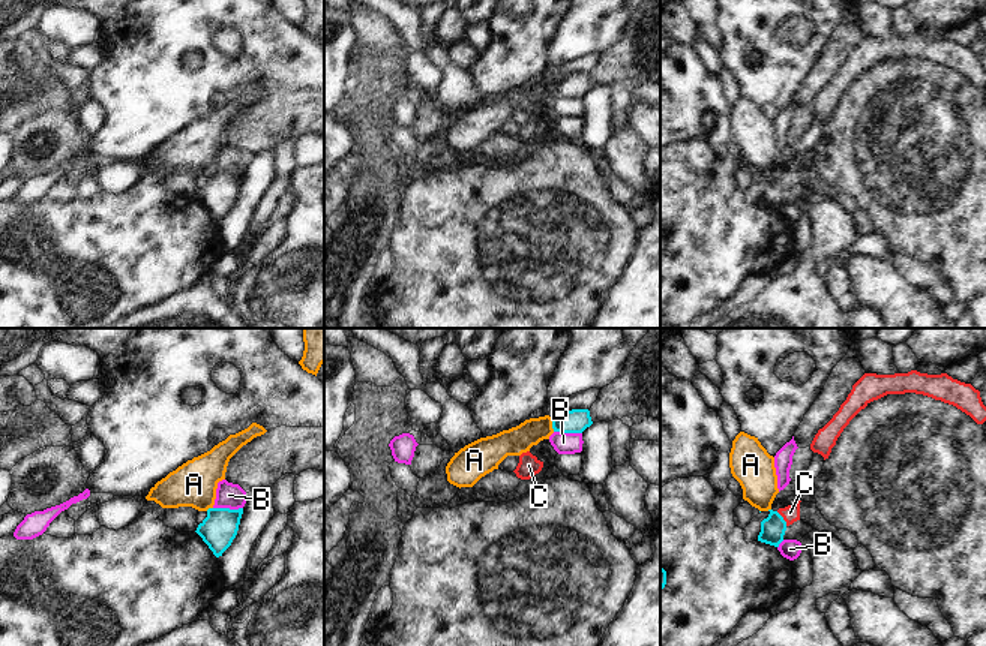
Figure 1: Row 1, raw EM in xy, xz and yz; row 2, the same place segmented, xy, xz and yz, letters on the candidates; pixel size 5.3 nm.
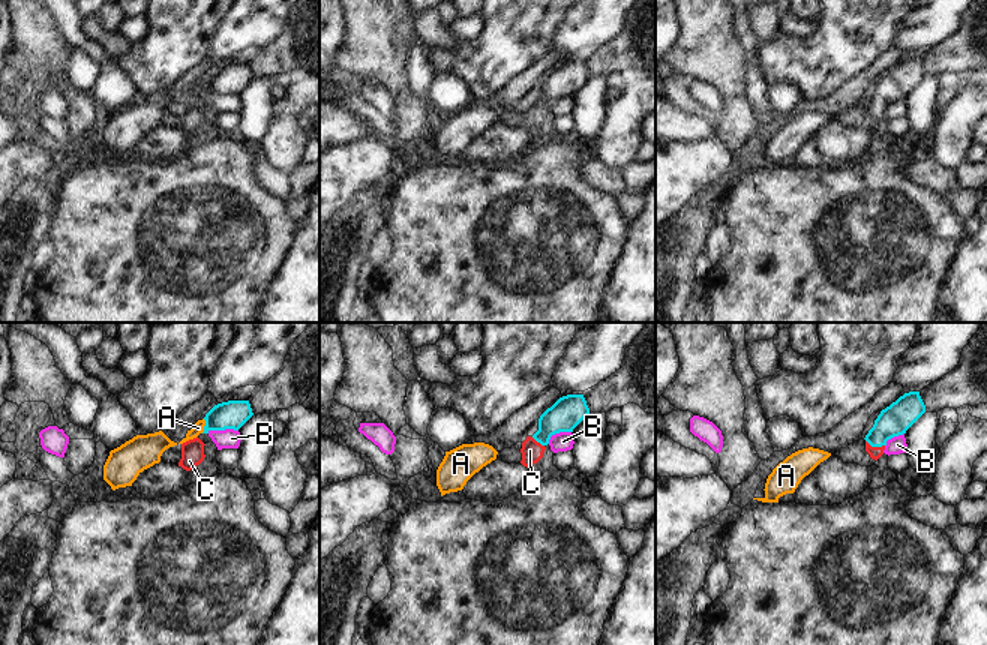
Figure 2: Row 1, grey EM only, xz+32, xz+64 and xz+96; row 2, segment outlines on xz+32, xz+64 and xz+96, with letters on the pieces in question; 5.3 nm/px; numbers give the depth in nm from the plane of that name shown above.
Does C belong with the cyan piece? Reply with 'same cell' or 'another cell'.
same cell

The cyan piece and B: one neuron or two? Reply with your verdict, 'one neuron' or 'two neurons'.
two neurons

